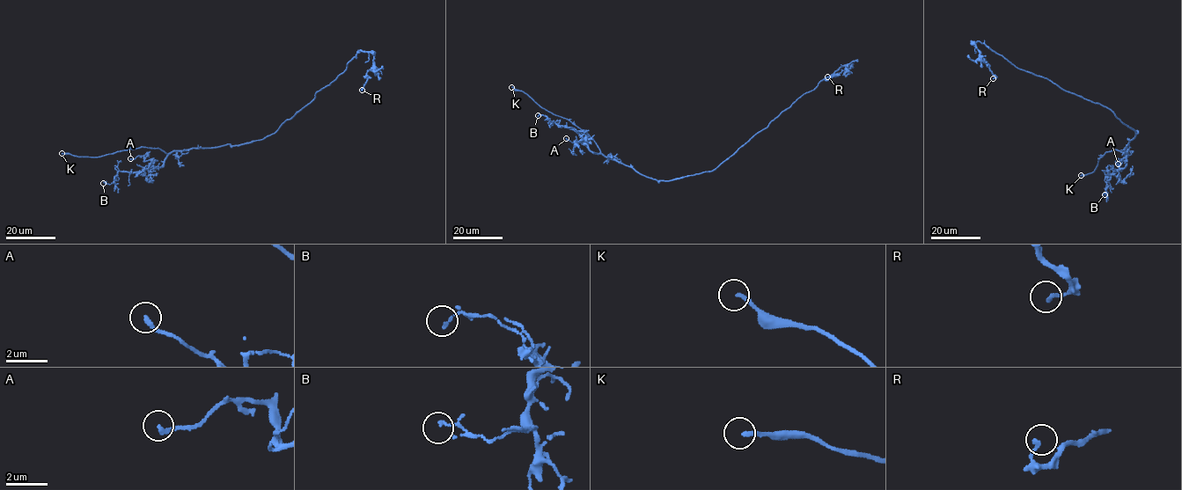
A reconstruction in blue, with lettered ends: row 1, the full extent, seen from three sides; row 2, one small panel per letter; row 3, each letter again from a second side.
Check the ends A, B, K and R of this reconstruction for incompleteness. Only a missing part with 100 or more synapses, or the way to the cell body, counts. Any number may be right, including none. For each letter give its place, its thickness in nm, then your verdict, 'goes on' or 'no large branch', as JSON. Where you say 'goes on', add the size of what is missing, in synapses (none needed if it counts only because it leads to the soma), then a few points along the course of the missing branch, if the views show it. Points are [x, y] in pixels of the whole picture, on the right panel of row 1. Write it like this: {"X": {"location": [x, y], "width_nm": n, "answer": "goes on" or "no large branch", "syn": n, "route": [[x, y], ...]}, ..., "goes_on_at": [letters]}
{"A": {"location": [1118, 164], "width_nm": 220, "answer": "no large branch"}, "B": {"location": [1104, 194], "width_nm": 130, "answer": "no large branch"}, "K": {"location": [1081, 175], "width_nm": 200, "answer": "goes on", "route": [[1081, 175], [1111, 185]]}, "R": {"location": [993, 78], "width_nm": 160, "answer": "no large branch"}, "goes_on_at": ["K"]}

